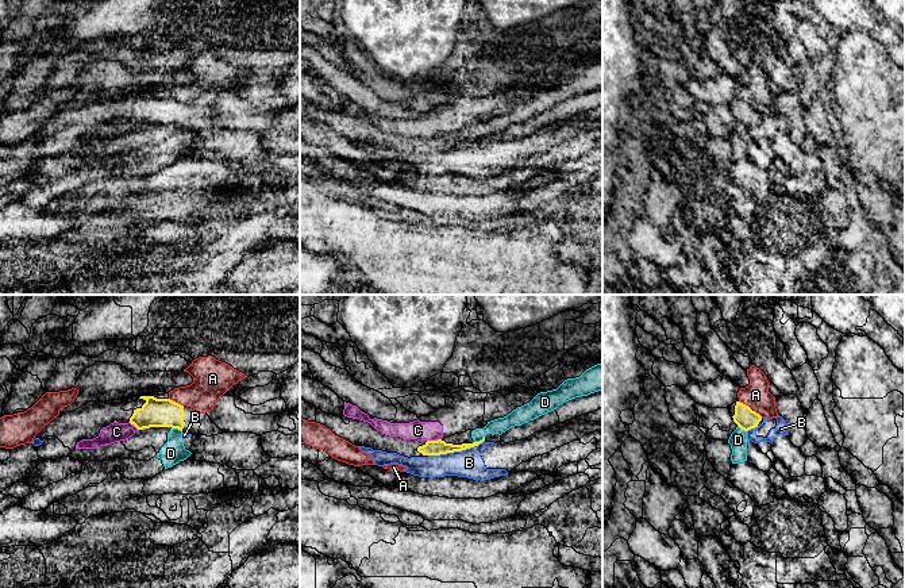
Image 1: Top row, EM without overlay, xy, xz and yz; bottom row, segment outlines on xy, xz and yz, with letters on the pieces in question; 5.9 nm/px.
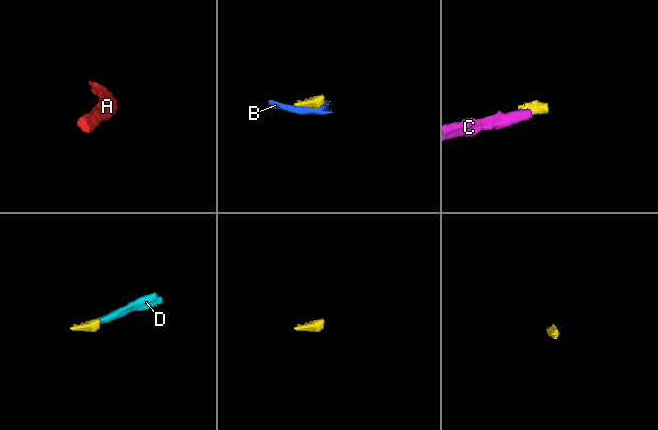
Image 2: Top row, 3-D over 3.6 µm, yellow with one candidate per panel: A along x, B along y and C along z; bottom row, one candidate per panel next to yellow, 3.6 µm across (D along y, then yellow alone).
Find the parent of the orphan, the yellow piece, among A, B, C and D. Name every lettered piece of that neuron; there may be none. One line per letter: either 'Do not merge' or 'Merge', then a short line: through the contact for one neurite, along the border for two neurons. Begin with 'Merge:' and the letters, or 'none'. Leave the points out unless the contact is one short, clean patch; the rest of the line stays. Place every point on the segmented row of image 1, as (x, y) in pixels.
Merge: none
A: Do not merge. Line: xy (169, 398), (183, 406)
B: Do not merge. Line: xz (484, 439), (461, 450), (428, 456)
C: Do not merge. Line: xz (441, 438), (427, 441)
D: Do not merge. Line: xz (484, 435), (474, 442)

